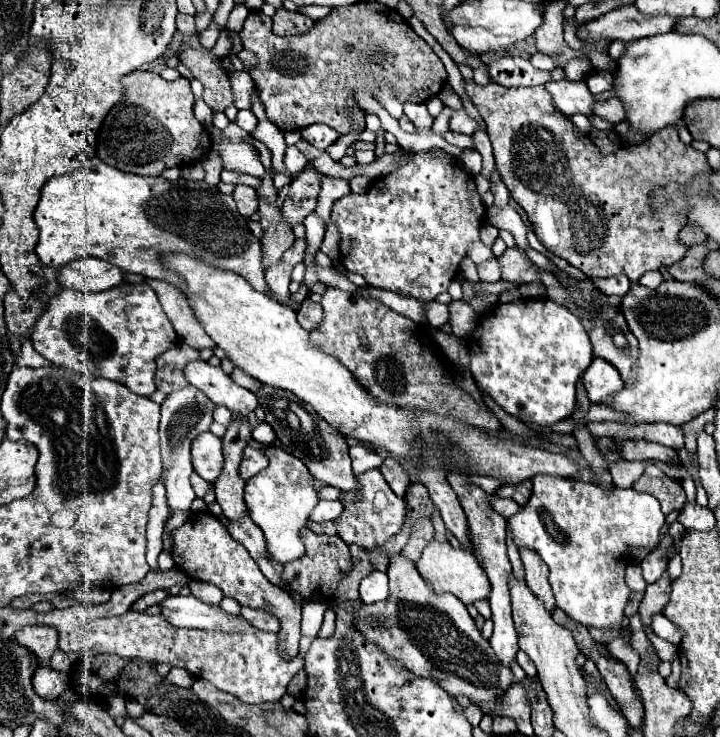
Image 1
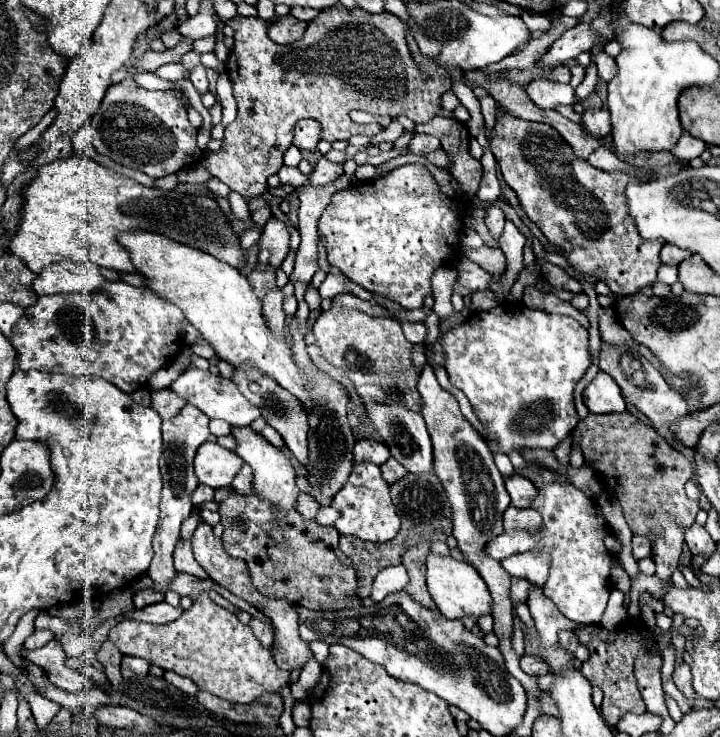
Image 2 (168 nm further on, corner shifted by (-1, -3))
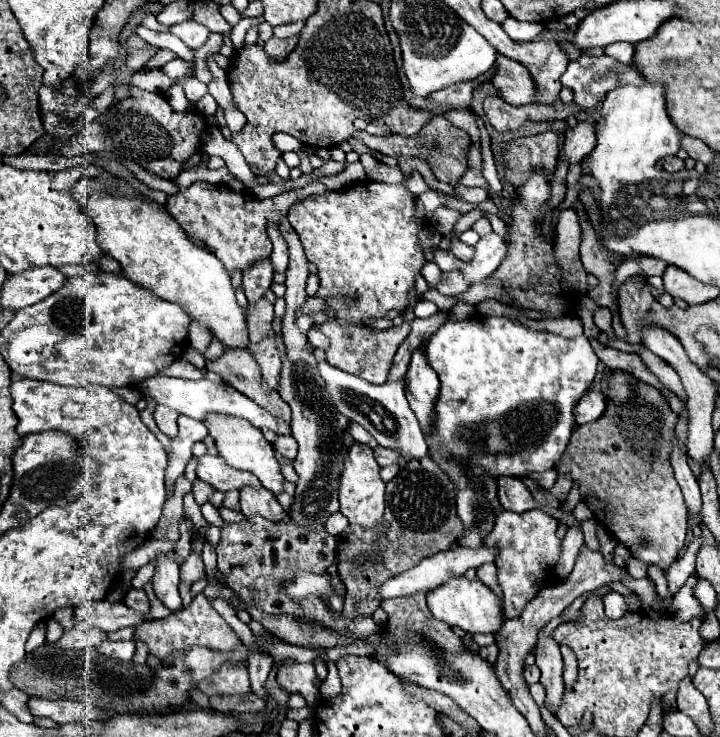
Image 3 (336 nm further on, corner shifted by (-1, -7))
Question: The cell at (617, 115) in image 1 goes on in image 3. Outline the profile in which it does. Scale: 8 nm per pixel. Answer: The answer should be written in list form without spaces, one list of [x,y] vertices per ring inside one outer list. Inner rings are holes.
[[[578,122],[576,128],[566,130],[564,156],[570,164],[582,162],[582,158],[588,156],[594,146],[596,146],[596,126],[594,124]]]

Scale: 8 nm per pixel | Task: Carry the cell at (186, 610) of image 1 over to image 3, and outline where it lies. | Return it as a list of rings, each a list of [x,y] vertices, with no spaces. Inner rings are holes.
[[[98,600],[98,602],[88,602],[80,604],[74,614],[76,620],[84,620],[104,632],[114,632],[126,626],[138,626],[146,620],[144,614],[128,608],[122,602],[108,602],[108,600]]]

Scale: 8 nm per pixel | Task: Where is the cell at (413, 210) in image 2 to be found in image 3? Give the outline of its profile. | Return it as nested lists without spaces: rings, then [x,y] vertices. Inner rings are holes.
[[[358,182],[354,186],[348,186],[344,190],[338,190],[338,192],[326,192],[326,194],[320,194],[320,196],[310,196],[298,204],[294,204],[290,210],[288,210],[288,220],[290,224],[294,226],[294,230],[298,232],[300,236],[300,242],[304,244],[304,250],[306,250],[306,258],[310,262],[314,262],[318,266],[318,276],[320,276],[320,290],[318,290],[318,296],[322,296],[326,302],[328,302],[328,316],[332,318],[332,312],[354,312],[356,318],[350,318],[354,324],[368,324],[370,318],[384,318],[386,312],[390,310],[398,310],[398,312],[404,312],[410,304],[410,288],[414,288],[416,284],[416,278],[420,276],[420,270],[422,266],[426,264],[426,258],[424,258],[424,250],[418,242],[418,232],[424,228],[422,222],[418,222],[416,218],[416,196],[408,190],[406,182],[400,182],[400,184],[382,184],[382,182]]]

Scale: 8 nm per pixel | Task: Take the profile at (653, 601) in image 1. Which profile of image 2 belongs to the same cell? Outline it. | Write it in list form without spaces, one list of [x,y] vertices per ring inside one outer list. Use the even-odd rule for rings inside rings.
[[[626,410],[622,414],[588,414],[572,430],[572,444],[580,446],[586,466],[594,470],[604,492],[612,498],[618,498],[632,534],[652,538],[654,542],[652,560],[656,564],[656,576],[662,582],[668,582],[672,572],[678,568],[678,560],[680,560],[682,546],[684,546],[684,528],[694,524],[694,518],[700,510],[698,502],[690,500],[684,494],[684,484],[694,474],[692,462],[686,460],[680,452],[676,452],[662,436],[658,436],[658,432],[650,424],[640,420],[634,414],[634,410]]]

